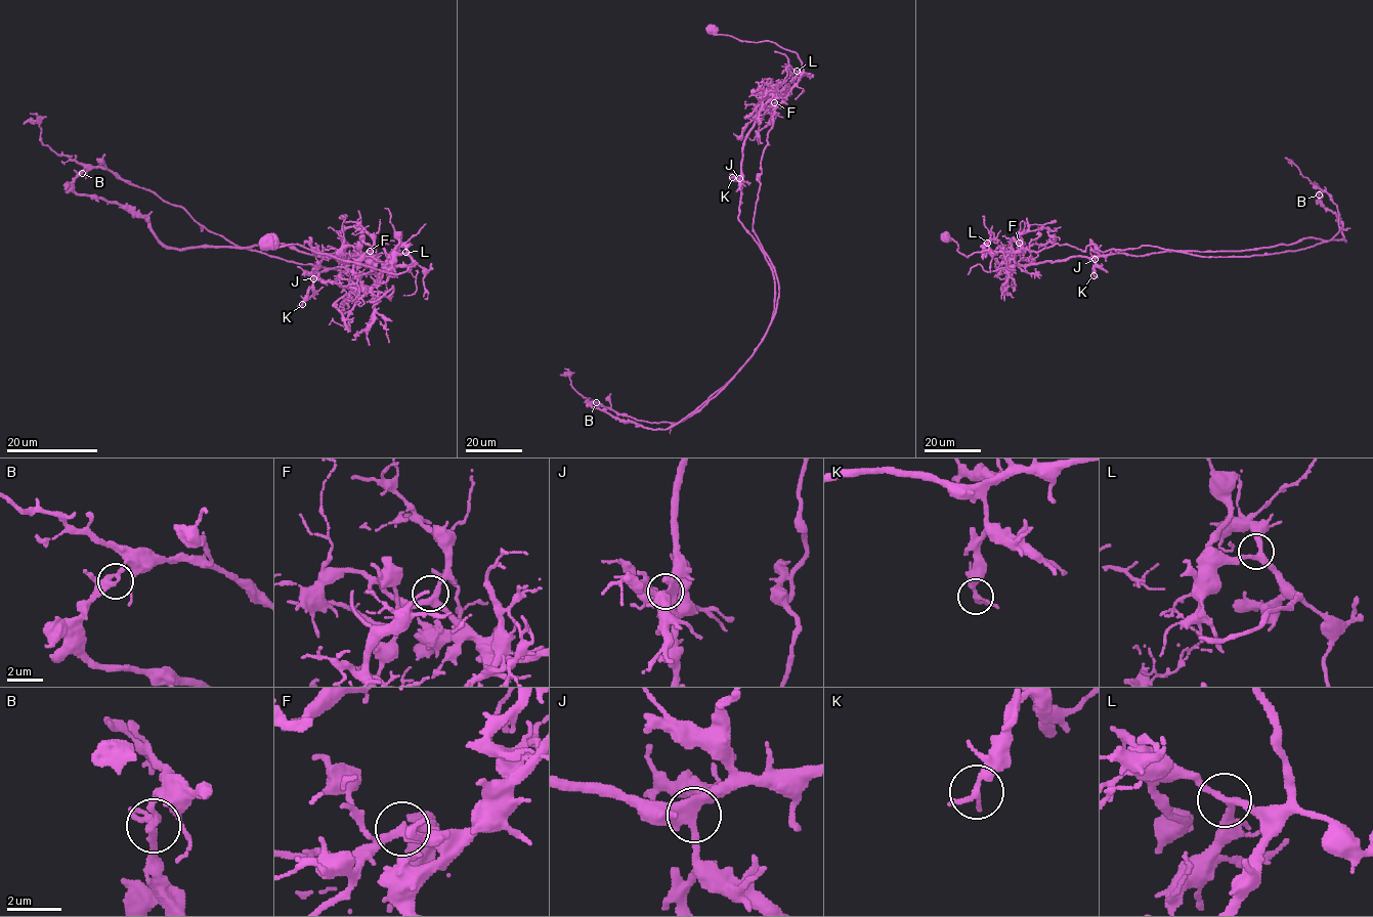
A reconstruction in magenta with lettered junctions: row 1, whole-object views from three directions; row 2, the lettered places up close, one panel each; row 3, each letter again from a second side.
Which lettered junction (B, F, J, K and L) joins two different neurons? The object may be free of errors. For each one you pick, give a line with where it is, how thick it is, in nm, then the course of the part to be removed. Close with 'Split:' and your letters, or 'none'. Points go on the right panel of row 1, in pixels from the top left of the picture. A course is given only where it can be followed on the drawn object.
B: (1319, 194) | 220 nm | (1319, 193), (1341, 223), (1345, 241), (1304, 237), (1237, 251), (1070, 256), (991, 271), (975, 265), (968, 273)
Split: B

